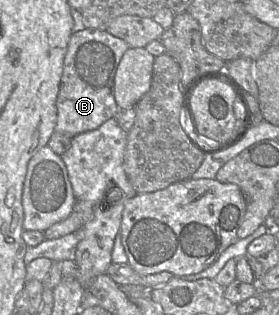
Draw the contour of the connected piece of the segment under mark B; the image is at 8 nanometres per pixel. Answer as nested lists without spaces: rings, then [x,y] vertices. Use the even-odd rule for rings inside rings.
[[[83,29],[72,33],[64,57],[63,73],[56,100],[55,131],[74,137],[97,129],[121,111],[114,98],[114,76],[130,46],[105,30]]]

